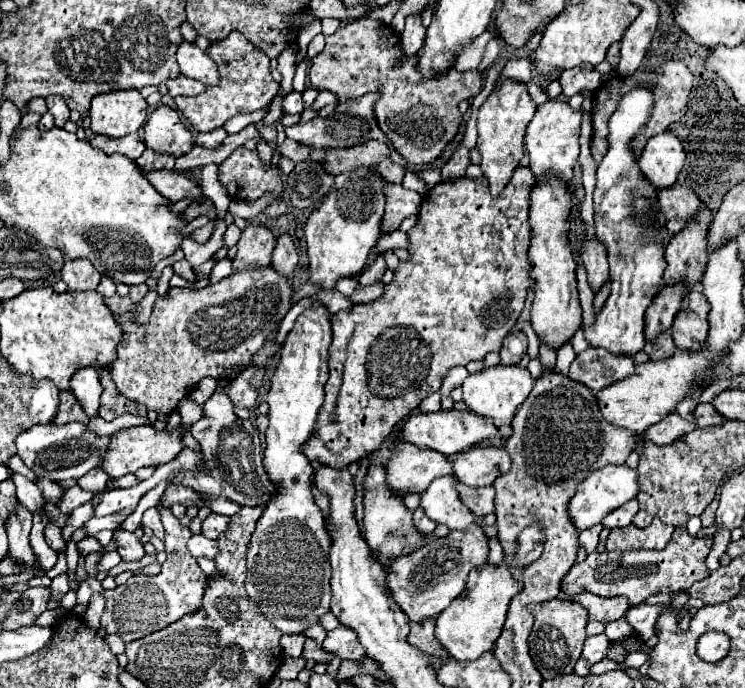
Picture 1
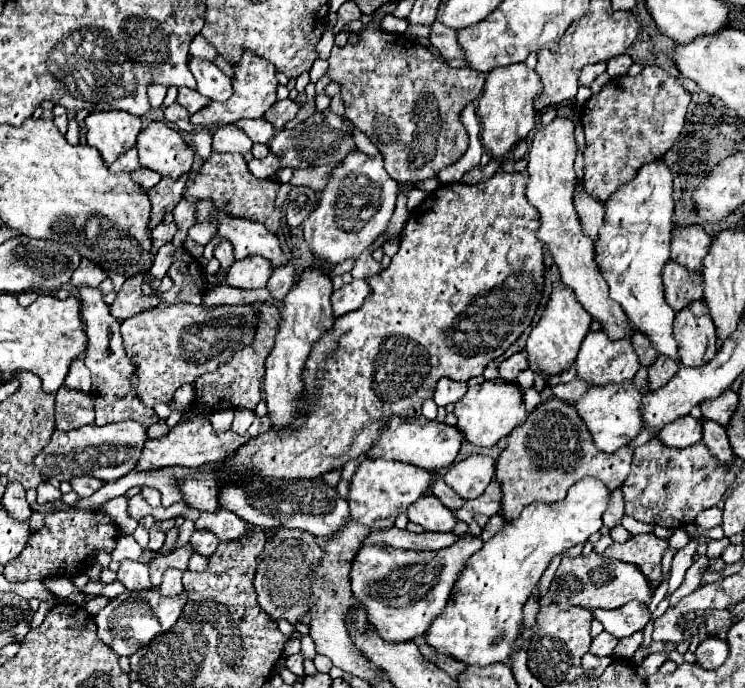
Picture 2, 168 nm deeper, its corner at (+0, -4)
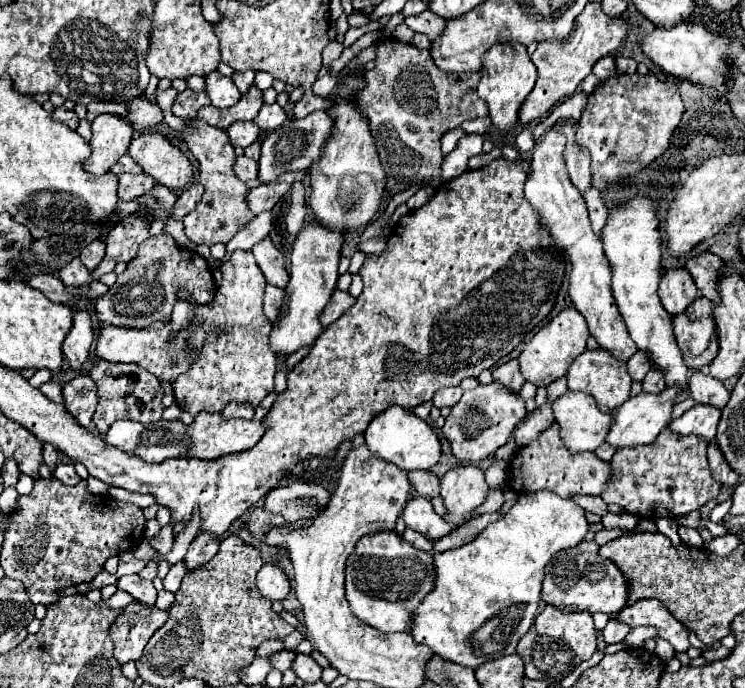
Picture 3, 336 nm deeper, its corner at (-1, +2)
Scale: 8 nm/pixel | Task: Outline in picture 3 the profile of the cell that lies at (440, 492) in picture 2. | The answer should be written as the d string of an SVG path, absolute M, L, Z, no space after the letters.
M427 470L409 472L409 482L413 490L423 498L437 498L439 496L439 478Z

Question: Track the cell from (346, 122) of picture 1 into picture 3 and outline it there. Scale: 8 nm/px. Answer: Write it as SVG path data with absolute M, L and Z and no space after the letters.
M317 110L301 120L289 120L285 124L281 124L277 130L269 132L267 138L263 140L261 144L261 158L259 158L259 174L257 178L263 182L263 184L269 184L273 182L277 176L285 174L285 172L297 172L297 170L307 170L309 164L313 160L317 160L317 156L321 154L321 148L323 148L323 140L329 138L331 134L331 118L323 112L323 110Z

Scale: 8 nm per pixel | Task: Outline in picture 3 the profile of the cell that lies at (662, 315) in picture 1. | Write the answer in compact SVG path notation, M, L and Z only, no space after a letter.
M641 350L635 356L631 356L631 360L627 362L627 372L629 372L629 376L631 376L633 382L641 382L649 370L651 370L649 358Z

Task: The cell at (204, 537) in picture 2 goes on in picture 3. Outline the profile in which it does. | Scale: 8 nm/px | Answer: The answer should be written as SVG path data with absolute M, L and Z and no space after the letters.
M197 536L183 558L185 570L193 572L203 564L207 564L217 554L217 548L219 548L219 540L213 540L213 536Z

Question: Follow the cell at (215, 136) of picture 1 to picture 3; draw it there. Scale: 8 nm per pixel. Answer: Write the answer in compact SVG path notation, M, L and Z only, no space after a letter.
M237 122L233 126L229 126L227 134L229 134L229 140L233 146L241 146L241 148L247 148L251 146L253 142L259 140L259 126L253 124L253 122Z

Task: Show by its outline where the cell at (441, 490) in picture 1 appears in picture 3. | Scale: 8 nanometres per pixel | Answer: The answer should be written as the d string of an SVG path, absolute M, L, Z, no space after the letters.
M415 496L405 504L401 518L405 520L407 528L423 534L431 542L443 538L445 534L449 534L453 530L451 524L445 524L445 520L433 512L431 502L421 496Z

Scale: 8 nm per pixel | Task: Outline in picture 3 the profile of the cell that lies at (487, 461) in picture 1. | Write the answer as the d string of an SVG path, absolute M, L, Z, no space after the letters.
M457 466L441 478L441 498L447 514L443 516L449 524L459 528L471 520L475 508L487 498L489 486L483 470L477 466Z

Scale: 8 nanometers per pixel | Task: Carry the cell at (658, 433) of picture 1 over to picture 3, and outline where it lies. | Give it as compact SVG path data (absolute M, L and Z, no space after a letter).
M695 404L691 410L687 410L681 418L673 420L669 424L669 428L673 428L677 434L697 434L701 438L713 440L715 432L717 432L717 424L721 418L721 410L707 406L707 404Z

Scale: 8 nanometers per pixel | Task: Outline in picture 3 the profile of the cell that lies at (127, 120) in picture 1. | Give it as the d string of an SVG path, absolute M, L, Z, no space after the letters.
M101 114L93 120L91 132L91 156L85 160L85 170L101 176L109 172L109 168L127 152L133 138L133 128L119 116Z

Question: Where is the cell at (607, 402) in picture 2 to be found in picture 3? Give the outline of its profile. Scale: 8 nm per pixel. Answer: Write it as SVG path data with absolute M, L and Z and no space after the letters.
M565 392L557 400L553 400L551 408L553 408L555 422L559 424L559 436L569 452L587 452L587 450L593 452L597 446L601 446L605 442L613 414L603 416L597 410L597 406L593 404L593 400L589 400L589 396L585 396L585 392Z

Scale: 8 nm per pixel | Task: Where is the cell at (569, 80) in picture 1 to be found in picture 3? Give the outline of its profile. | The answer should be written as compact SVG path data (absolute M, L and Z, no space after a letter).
M605 56L605 58L601 58L601 60L593 66L593 74L595 74L599 80L607 80L607 78L615 76L615 74L617 74L615 58L613 58L613 56Z

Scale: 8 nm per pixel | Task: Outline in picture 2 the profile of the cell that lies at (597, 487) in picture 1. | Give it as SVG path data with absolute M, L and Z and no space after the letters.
M582 478L568 490L562 502L526 506L520 518L506 524L468 560L444 614L428 628L428 644L464 664L488 666L504 662L520 636L522 606L534 592L546 566L562 550L584 544L598 532L608 504L610 490L598 478Z

